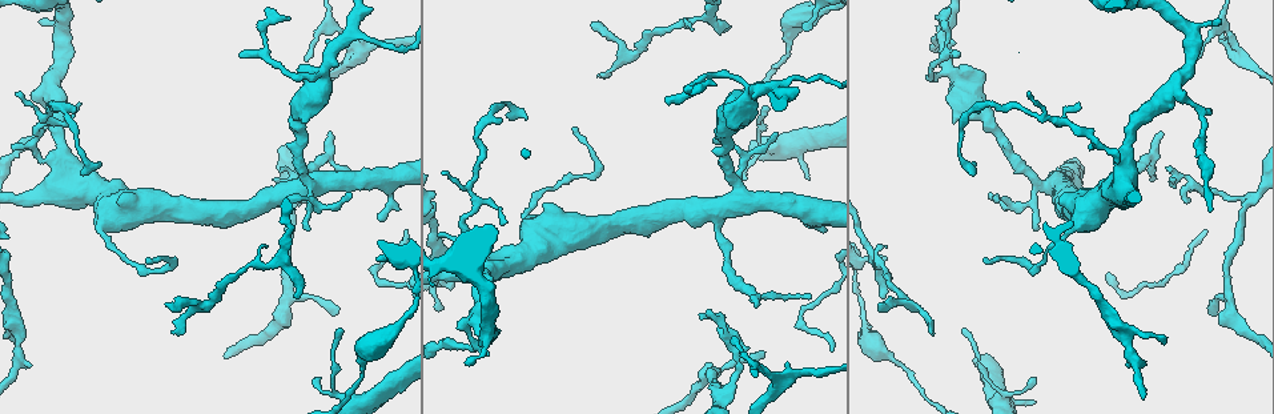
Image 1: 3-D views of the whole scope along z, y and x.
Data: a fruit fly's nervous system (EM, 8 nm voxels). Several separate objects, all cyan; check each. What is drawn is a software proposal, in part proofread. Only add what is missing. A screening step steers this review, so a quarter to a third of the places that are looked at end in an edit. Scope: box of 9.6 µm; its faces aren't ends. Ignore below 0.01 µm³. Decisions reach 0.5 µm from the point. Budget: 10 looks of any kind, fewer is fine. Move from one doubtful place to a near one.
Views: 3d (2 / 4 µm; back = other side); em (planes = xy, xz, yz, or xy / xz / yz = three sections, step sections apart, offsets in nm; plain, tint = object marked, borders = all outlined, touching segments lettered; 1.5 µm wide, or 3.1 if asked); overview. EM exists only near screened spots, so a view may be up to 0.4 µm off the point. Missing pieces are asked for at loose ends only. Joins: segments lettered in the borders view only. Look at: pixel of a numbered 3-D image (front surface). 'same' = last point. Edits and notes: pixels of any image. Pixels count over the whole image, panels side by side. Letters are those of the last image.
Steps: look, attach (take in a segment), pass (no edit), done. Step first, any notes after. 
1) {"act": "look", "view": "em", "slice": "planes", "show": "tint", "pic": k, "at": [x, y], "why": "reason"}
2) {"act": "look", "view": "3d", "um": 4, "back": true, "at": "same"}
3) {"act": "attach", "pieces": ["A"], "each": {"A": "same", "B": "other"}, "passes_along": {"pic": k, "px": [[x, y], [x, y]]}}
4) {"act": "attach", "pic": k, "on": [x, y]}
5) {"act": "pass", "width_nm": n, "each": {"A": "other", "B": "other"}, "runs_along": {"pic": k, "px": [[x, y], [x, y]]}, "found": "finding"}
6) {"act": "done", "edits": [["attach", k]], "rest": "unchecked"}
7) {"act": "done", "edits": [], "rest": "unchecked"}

{"act": "look", "view": "3d", "um": 2, "pic": 1, "at": [724, 31], "why": "free end"}

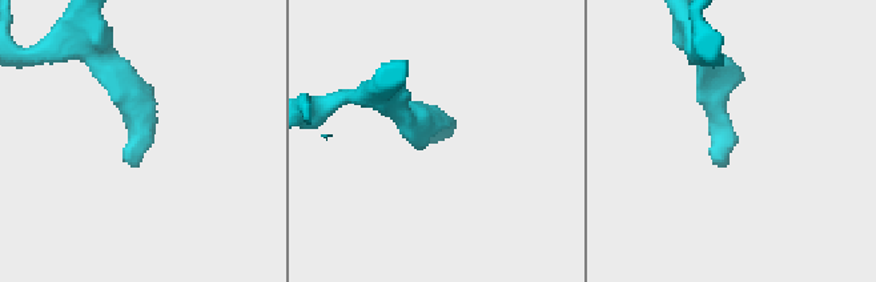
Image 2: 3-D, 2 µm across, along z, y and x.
{"act": "look", "view": "em", "slice": "xy", "step": 4, "show": "tint", "pic": 2, "at": [719, 167]}

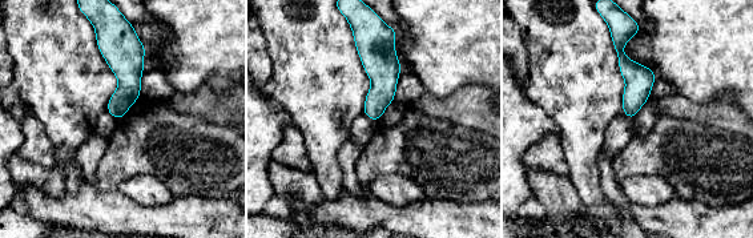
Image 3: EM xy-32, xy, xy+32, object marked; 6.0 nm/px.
{"act": "look", "view": "em", "slice": "planes", "show": "borders", "at": "same", "why": "cut it another way"}

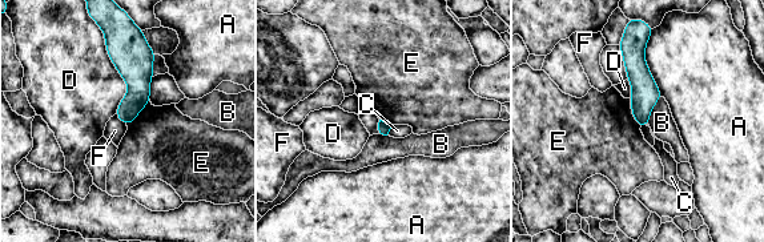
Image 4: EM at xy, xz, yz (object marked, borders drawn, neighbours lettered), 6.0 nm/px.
{"act": "pass", "each": {"A": "other", "B": "other", "C": "other", "D": "other", "E": "other", "F": "other"}, "border": {"pic": 4, "px": [[378, 120], [378, 130], [381, 133]]}, "found": "none of them fits"}

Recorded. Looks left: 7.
{"act": "look", "view": "3d", "um": 4, "pic": 1, "at": [292, 197], "why": "tapers out"}

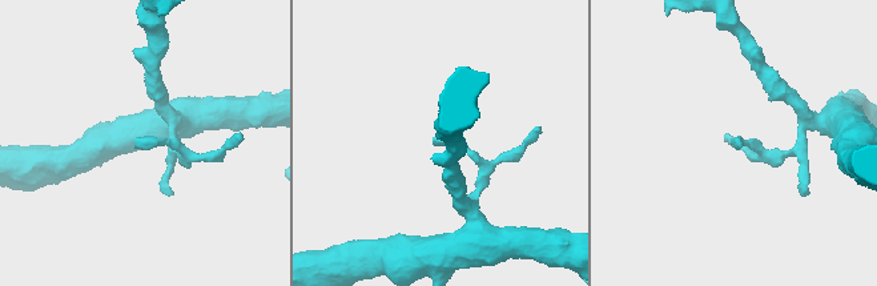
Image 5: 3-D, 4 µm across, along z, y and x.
{"act": "look", "view": "em", "slice": "yz", "step": 8, "show": "borders", "pic": 5, "at": [436, 145]}

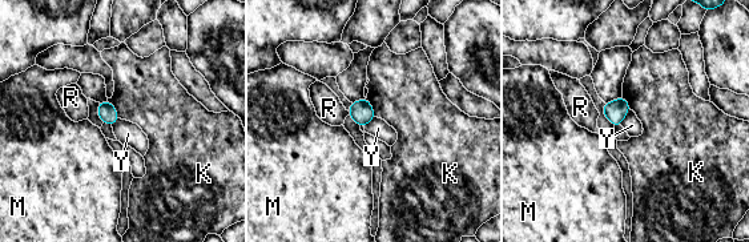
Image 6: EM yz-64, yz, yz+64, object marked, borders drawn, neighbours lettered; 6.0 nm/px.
{"act": "look", "view": "em", "slice": "planes", "show": "borders", "at": "same", "why": "another direction"}

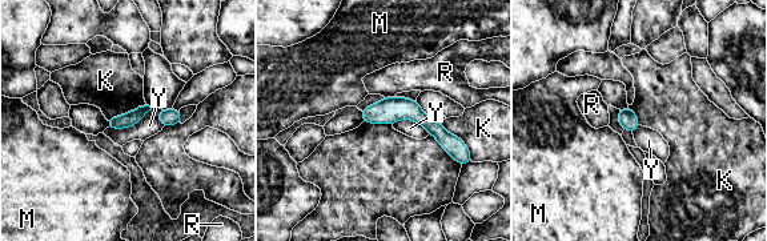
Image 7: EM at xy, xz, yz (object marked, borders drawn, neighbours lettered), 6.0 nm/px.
{"act": "pass", "each": {"K": "other", "M": "other", "R": "other", "Y": "other"}, "runs_along": {"pic": 7, "px": [[365, 112], [414, 112], [449, 139]]}, "found": "none of them fits"}

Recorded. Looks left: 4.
{"act": "look", "view": "em", "slice": "planes", "show": "borders", "pic": 1, "at": [591, 26], "why": "free end"}

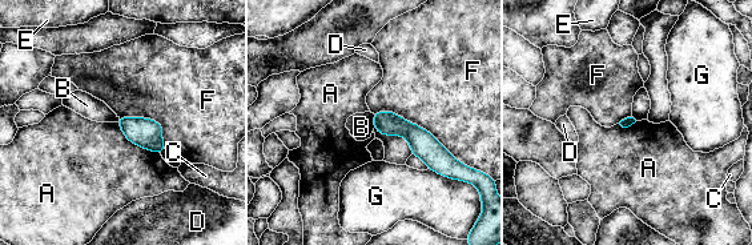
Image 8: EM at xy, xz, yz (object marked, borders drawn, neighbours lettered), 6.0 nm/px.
{"act": "pass", "each": {"A": "other", "B": "other", "C": "other", "D": "other", "E": "other", "F": "other", "G": "other"}, "found": "none of them fits"}

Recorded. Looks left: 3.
{"act": "look", "view": "em", "slice": "planes", "show": "borders", "pic": 1, "at": [441, 172], "why": "tapers out"}

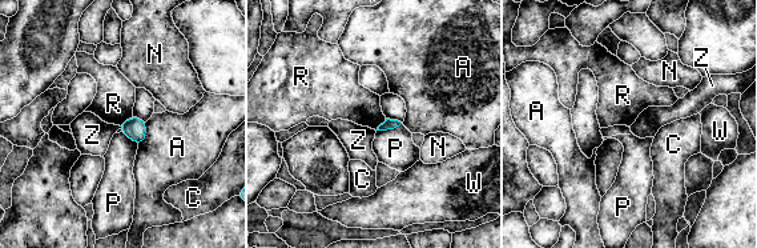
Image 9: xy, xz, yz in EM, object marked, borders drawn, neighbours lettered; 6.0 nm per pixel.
{"act": "pass", "each": {"A": "other", "C": "other", "N": "other", "P": "other", "R": "other", "W": "other", "Z": "other"}, "border": {"pic": 9, "px": [[132, 115], [119, 126]]}, "found": "none of them fits"}

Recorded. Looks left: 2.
{"act": "done", "edits": [], "rest": "unchecked"}

